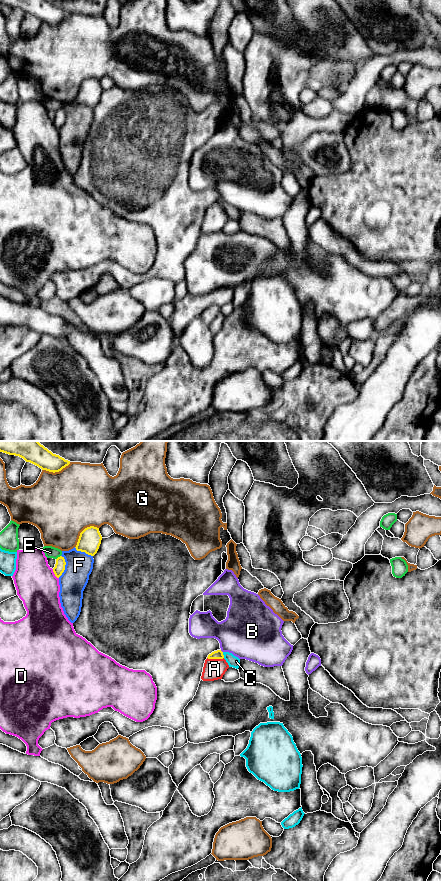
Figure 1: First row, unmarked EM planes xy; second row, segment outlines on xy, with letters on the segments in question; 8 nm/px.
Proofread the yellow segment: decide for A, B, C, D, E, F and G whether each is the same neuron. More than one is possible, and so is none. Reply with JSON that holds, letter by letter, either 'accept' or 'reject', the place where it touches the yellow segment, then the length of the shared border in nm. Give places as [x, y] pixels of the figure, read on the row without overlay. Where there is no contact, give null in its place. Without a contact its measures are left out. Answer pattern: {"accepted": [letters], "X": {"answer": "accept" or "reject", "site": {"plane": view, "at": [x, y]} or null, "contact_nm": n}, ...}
{"accepted": ["A"], "A": {"answer": "accept", "site": {"plane": "xy", "at": [215, 210]}, "contact_nm": 140}, "B": {"answer": "reject", "site": {"plane": "xy", "at": [221, 203]}, "contact_nm": 30}, "C": {"answer": "reject", "site": {"plane": "xy", "at": [223, 207]}, "contact_nm": 50}, "D": {"answer": "reject", "site": {"plane": "xy", "at": [54, 125]}, "contact_nm": 90}, "E": {"answer": "reject", "site": {"plane": "xy", "at": [58, 109]}, "contact_nm": 50}, "F": {"answer": "reject", "site": {"plane": "xy", "at": [64, 118]}, "contact_nm": 190}, "G": {"answer": "reject", "site": {"plane": "xy", "at": [82, 83]}, "contact_nm": 260}}

